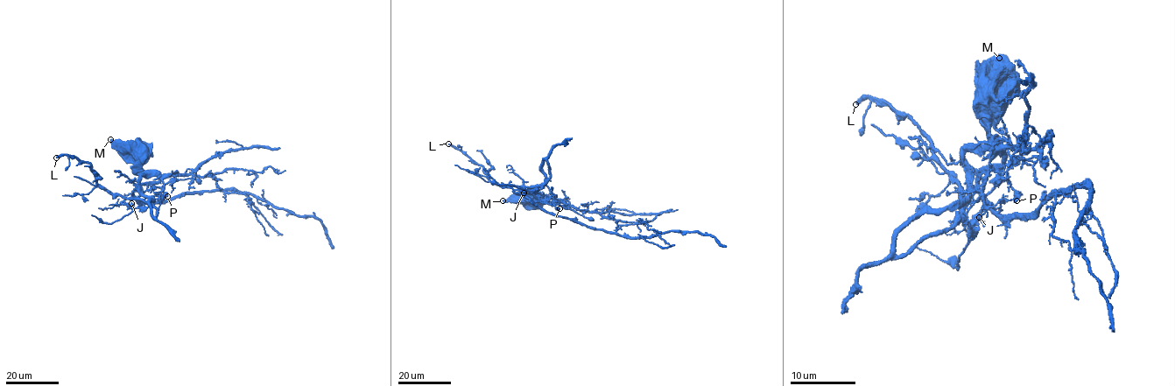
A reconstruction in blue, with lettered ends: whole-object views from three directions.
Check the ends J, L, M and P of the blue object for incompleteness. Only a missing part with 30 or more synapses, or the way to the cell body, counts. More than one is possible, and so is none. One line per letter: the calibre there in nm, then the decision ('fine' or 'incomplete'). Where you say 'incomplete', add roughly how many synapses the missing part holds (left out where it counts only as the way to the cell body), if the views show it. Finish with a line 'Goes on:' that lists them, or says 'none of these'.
J: 320 nm | fine
L: 360 nm | incomplete | 200 syn
M: 400 nm | fine
P: 550 nm | fine
Goes on: L

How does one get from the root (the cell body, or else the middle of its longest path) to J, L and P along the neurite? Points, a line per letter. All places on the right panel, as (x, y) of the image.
J: (995, 89), (1005, 101), (990, 115), (992, 138), (964, 153), (967, 181), (984, 202), (973, 232), (979, 217)
L: (995, 89), (1005, 93), (990, 115), (1000, 178), (966, 206), (932, 140), (906, 115), (870, 97), (855, 104)
P: (995, 89), (1005, 93), (1005, 101), (990, 115), (992, 148), (1016, 200)

